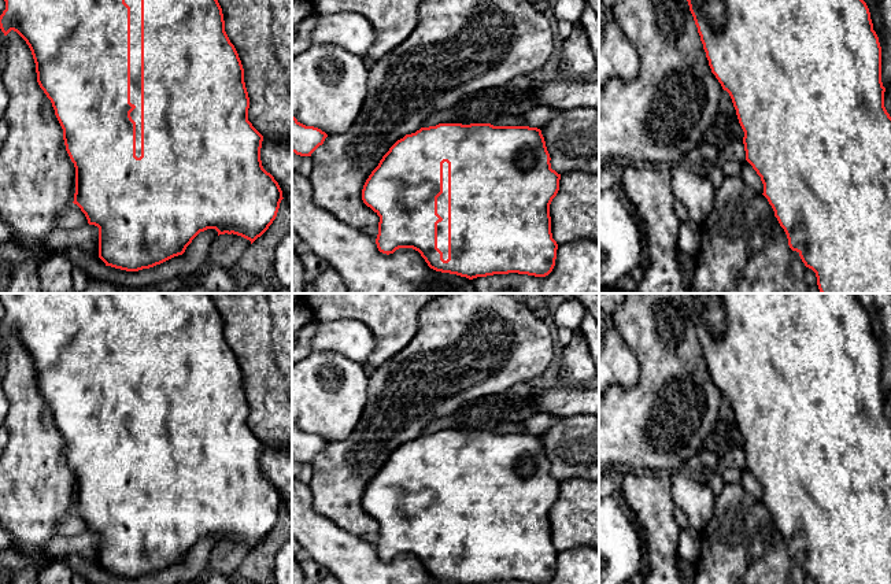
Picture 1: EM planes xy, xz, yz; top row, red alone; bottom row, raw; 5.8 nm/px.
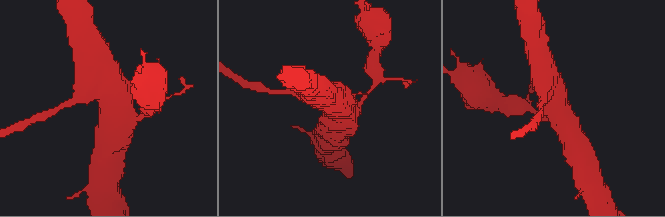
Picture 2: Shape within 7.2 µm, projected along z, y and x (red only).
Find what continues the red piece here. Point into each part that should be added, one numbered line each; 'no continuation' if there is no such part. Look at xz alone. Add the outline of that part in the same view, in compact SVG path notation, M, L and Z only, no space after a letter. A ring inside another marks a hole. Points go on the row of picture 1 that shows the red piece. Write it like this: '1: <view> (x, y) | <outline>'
1: xz (443, 199) | M443 163L443 193L437 197L437 214L443 218L437 223L437 248L443 259L448 259L448 163Z

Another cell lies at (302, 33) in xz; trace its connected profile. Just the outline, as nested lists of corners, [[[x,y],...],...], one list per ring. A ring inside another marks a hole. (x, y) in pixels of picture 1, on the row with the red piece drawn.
[[[311,14],[297,25],[292,26],[292,56],[299,55],[313,45],[311,36],[319,15]]]

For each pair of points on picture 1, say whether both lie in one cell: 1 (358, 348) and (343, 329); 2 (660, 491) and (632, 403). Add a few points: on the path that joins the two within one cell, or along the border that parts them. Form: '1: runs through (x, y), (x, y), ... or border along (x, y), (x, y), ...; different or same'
1: runs through (358, 344), (347, 333); same
2: border along (627, 469), (668, 473); different

